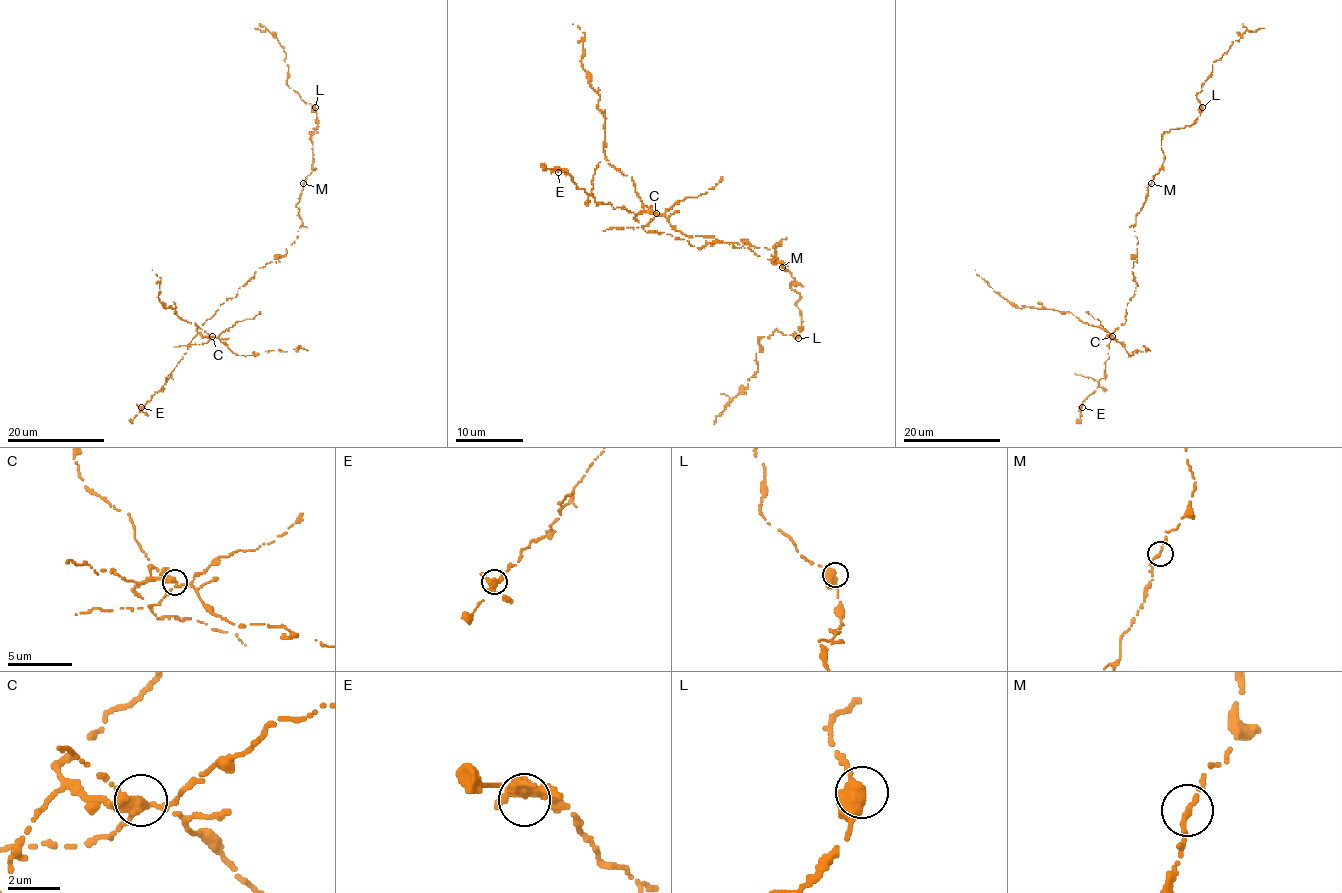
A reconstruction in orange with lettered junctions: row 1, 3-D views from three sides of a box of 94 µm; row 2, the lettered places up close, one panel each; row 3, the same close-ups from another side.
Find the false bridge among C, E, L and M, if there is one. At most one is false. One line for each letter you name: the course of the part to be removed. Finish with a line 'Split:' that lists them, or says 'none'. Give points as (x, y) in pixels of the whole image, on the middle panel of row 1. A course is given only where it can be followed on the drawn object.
C: course (655, 214), (642, 202), (632, 177), (611, 167), (605, 157), (600, 95), (581, 63), (585, 34), (573, 24)
Split: C

